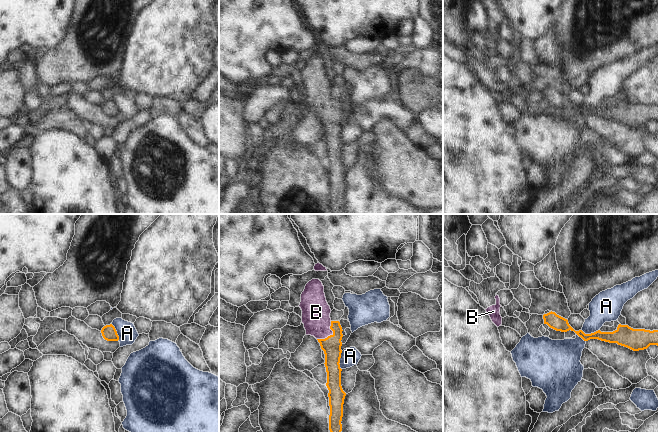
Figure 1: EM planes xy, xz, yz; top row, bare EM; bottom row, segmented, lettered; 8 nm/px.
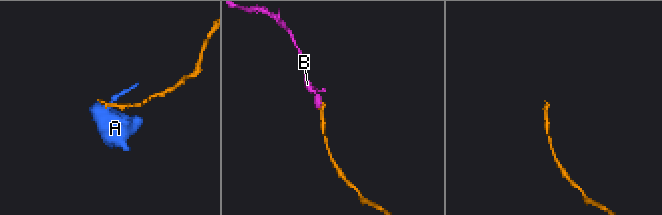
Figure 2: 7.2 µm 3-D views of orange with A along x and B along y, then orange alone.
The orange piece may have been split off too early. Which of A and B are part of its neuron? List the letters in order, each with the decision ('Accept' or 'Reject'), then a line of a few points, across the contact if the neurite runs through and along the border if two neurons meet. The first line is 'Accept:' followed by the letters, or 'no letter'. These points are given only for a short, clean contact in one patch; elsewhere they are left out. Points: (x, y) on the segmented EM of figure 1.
Accept: B
A: Reject. Line: xz (342, 351), (339, 363), (341, 369)
B: Accept. Line: xz (331, 345), (330, 335), (317, 322), (316, 312).

